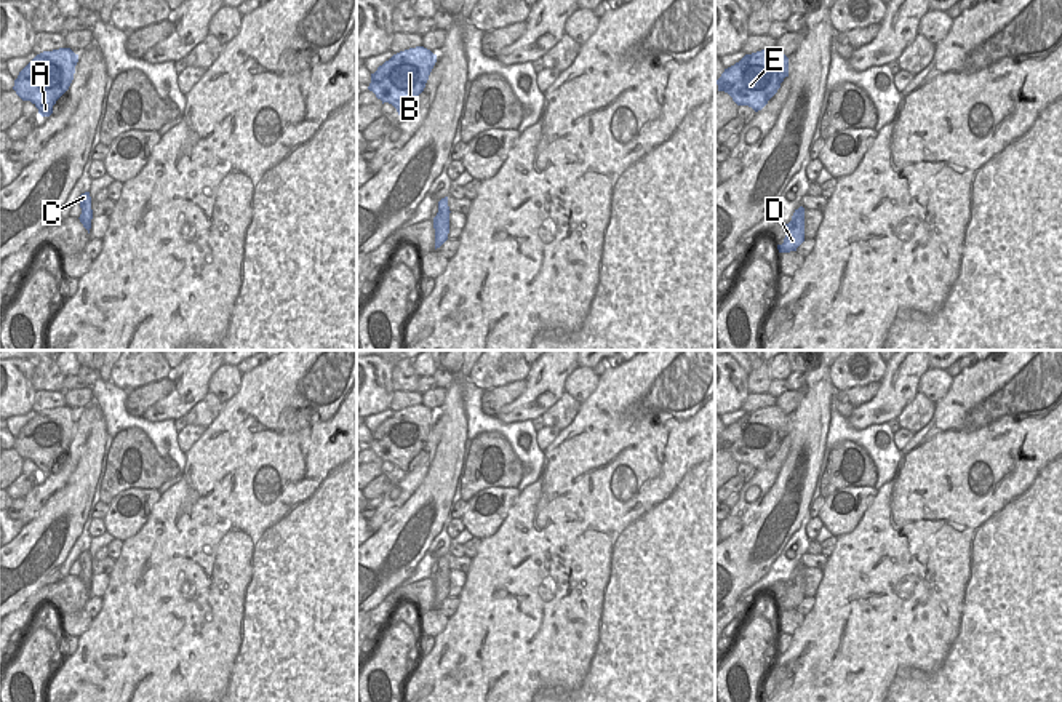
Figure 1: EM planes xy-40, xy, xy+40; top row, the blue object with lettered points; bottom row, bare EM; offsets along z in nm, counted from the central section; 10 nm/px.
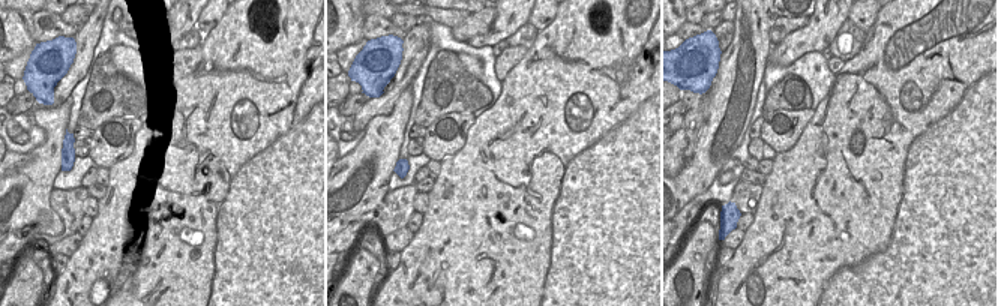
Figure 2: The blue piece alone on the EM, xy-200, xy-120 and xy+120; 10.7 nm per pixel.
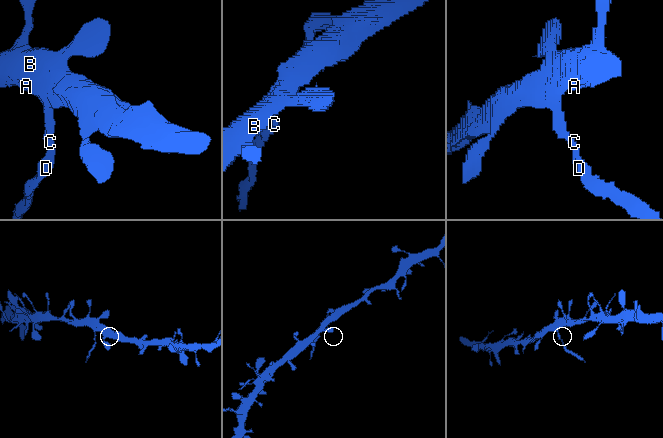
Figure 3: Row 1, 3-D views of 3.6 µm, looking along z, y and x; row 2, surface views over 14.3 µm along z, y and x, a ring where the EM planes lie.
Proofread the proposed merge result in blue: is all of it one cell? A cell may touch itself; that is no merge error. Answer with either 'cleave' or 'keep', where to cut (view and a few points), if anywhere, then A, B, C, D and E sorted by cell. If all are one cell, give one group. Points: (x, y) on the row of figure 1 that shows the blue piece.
cleave | xy (439, 210), (448, 219) | A B C E / D

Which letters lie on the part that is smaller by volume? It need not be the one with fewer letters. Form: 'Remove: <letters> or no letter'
Remove: D

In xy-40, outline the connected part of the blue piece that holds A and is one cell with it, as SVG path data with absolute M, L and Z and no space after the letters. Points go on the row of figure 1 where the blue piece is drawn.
M59 48L37 54L18 75L13 90L22 101L30 101L42 117L53 114L56 101L69 90L78 54Z

